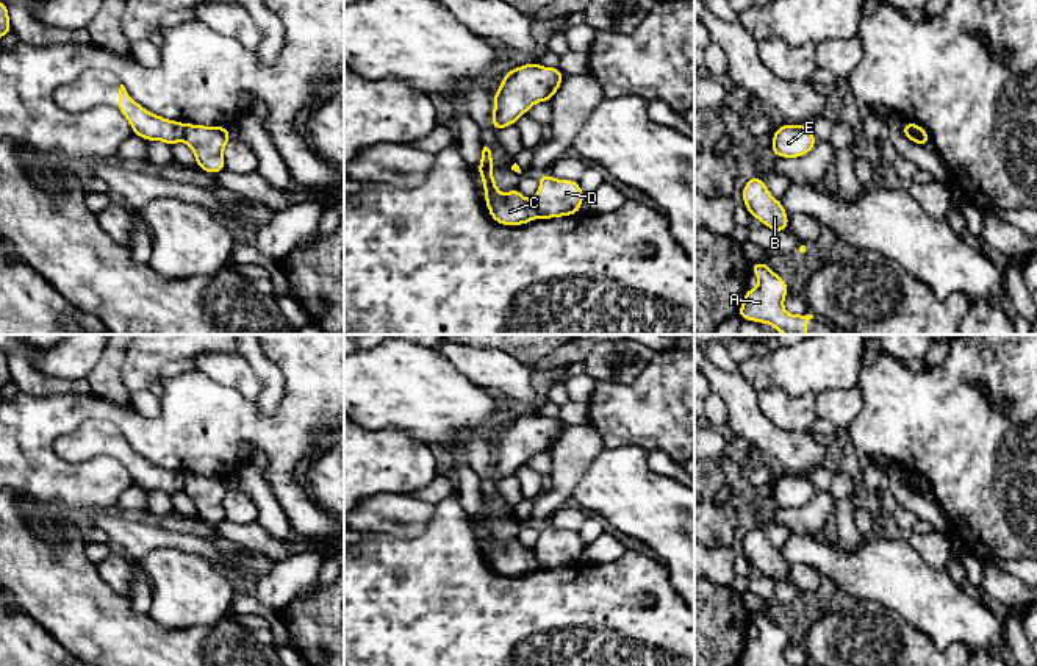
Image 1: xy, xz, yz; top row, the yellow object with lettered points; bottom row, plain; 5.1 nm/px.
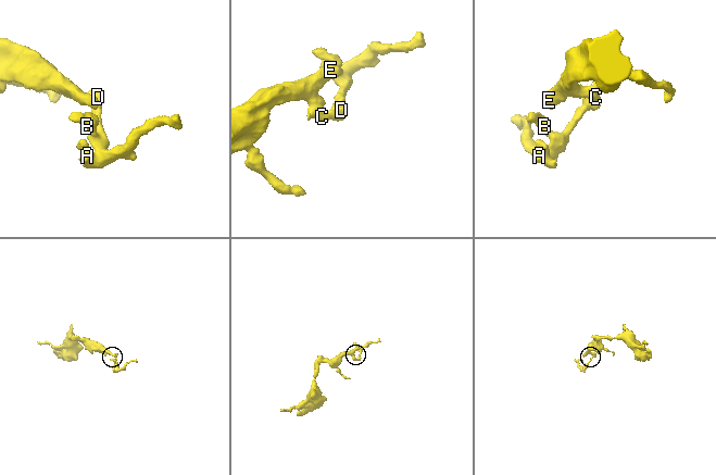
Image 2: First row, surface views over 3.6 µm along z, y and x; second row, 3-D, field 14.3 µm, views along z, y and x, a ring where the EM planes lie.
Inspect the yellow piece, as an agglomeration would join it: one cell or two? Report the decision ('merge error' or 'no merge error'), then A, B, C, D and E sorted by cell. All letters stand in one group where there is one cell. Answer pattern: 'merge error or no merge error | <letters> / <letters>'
merge error | A B D / C E

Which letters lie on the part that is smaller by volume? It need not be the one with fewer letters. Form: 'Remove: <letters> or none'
Remove: A, B, D

